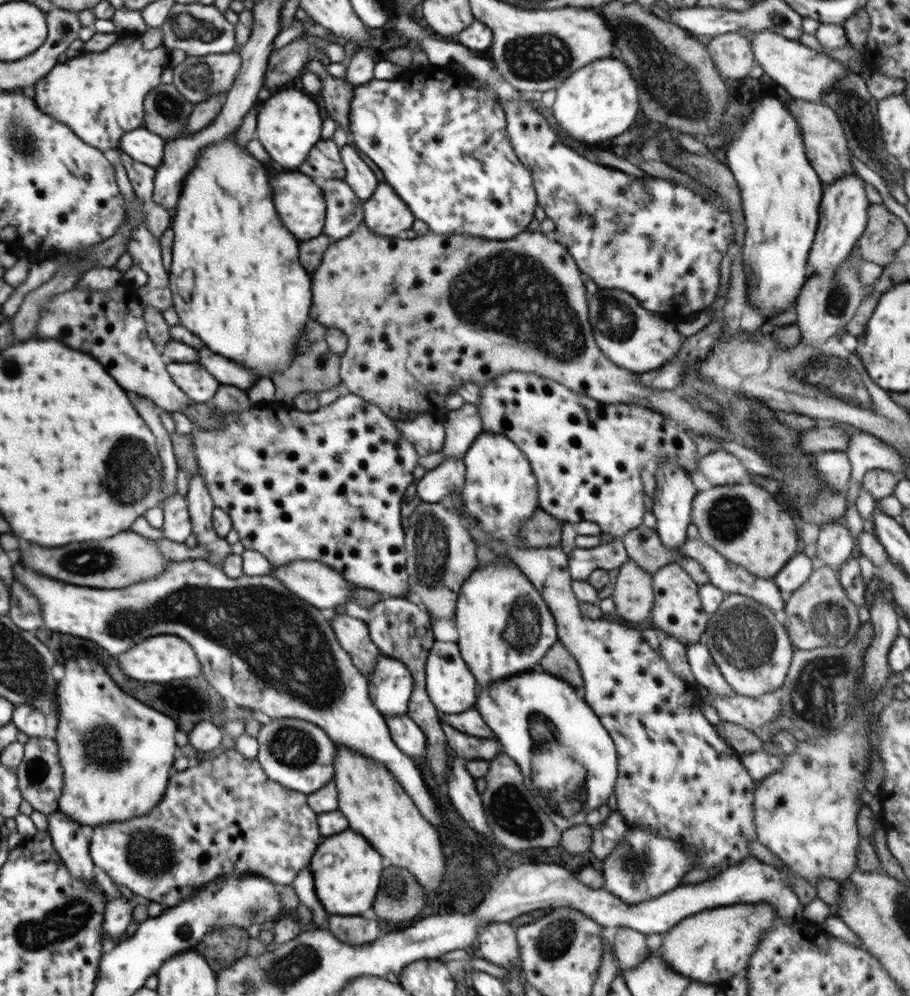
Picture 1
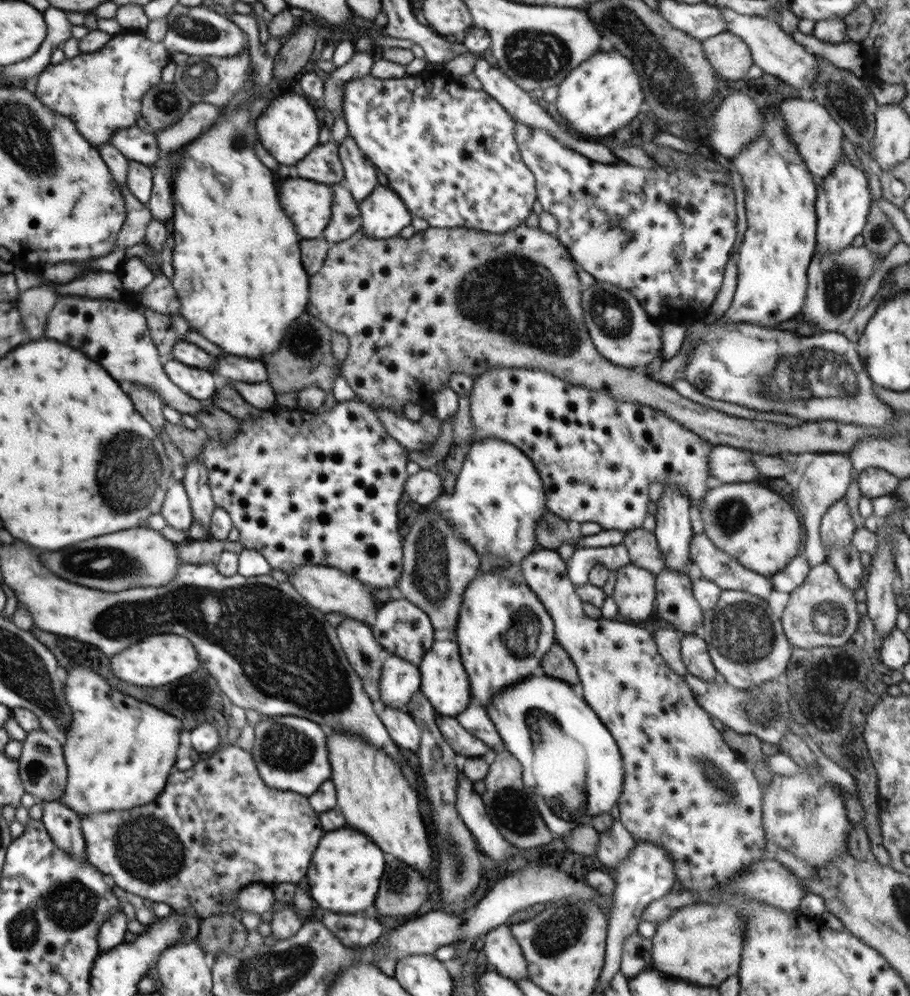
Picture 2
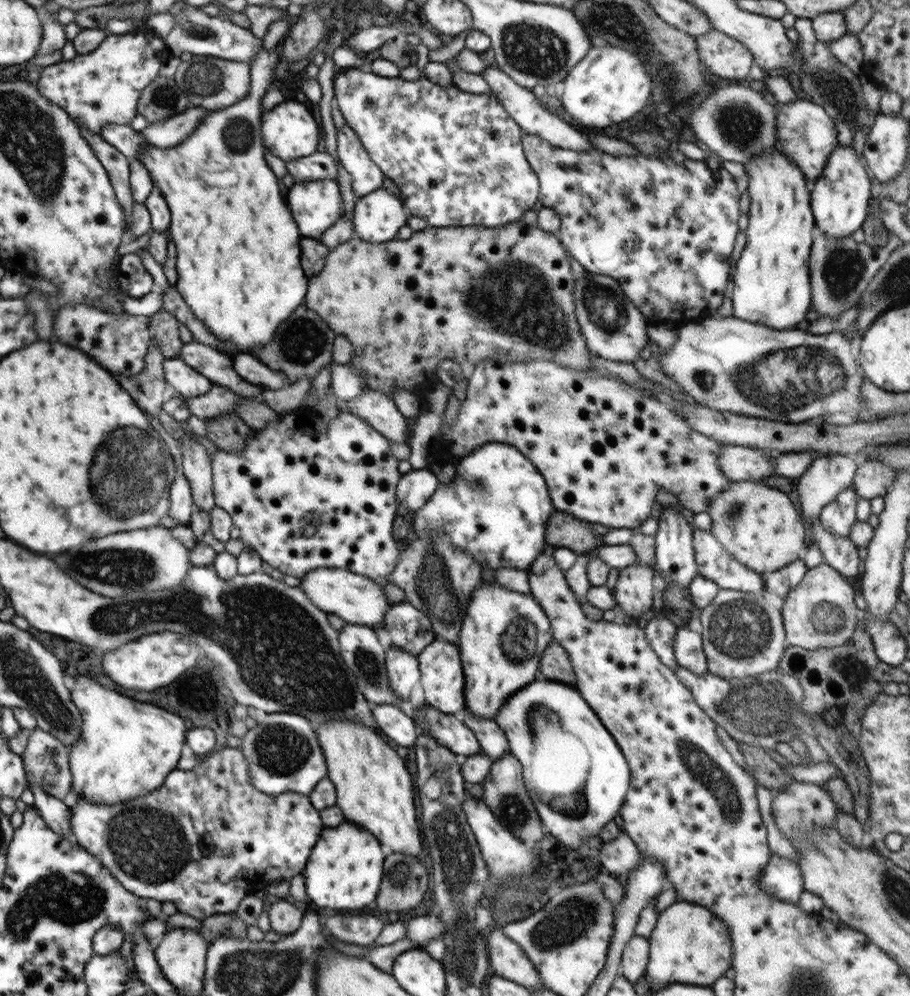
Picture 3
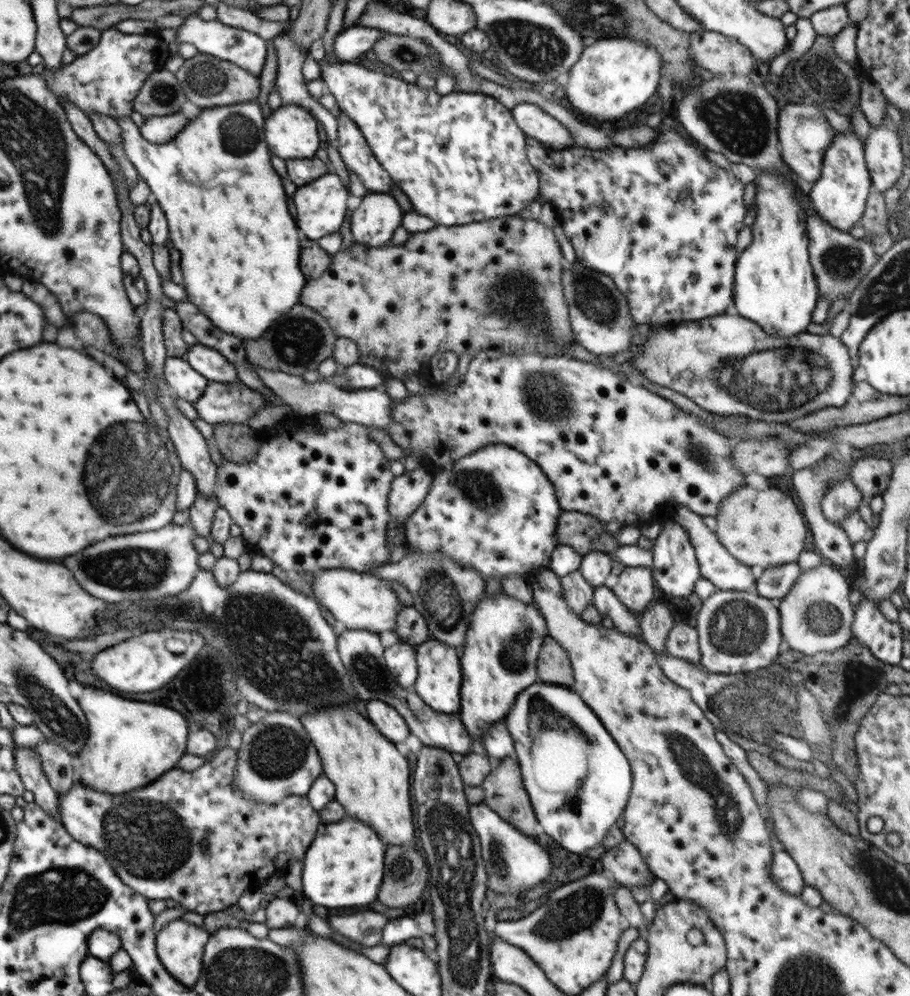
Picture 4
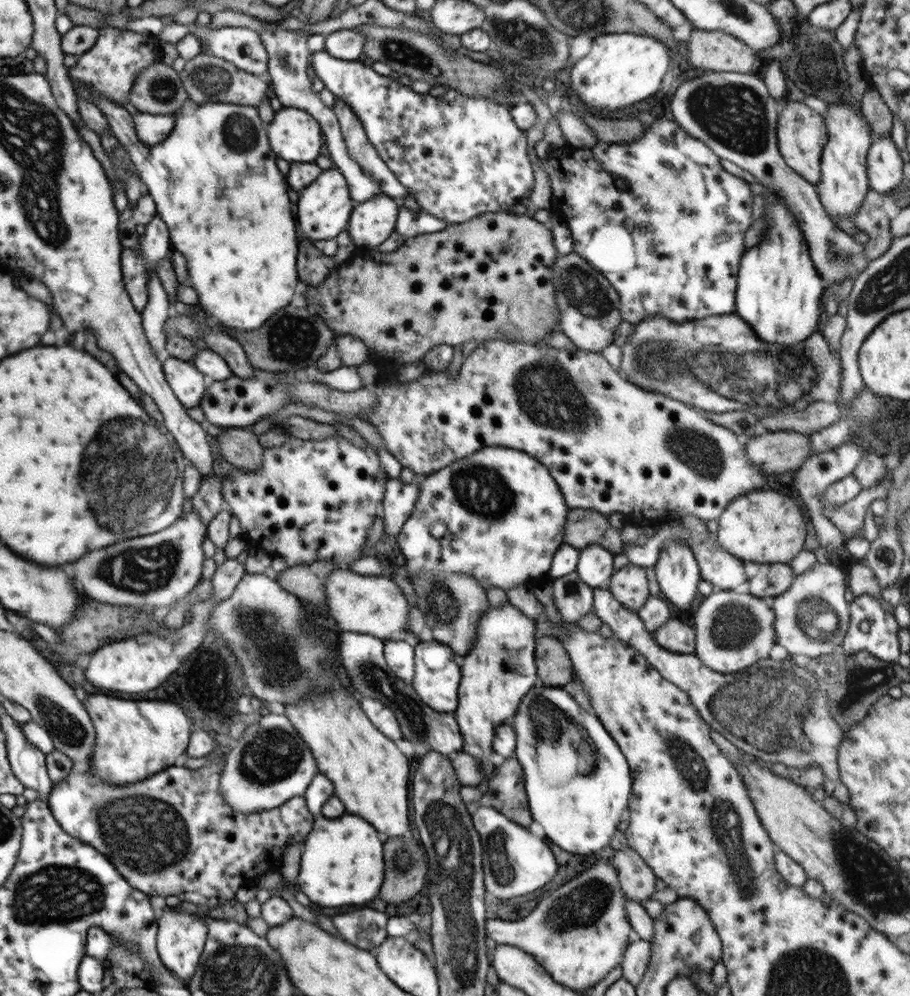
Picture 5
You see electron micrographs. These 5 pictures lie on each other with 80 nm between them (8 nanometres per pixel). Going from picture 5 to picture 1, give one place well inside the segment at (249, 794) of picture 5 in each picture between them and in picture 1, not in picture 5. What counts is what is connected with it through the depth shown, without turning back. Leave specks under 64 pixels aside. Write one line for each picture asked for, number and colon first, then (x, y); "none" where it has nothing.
1: (296, 754)
2: (291, 754)
3: (284, 755)
4: (277, 758)

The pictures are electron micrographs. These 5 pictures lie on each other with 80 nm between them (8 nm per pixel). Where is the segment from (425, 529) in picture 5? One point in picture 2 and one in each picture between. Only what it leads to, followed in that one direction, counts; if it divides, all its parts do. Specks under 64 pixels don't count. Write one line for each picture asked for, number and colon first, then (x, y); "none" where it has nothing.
2: (499, 497)
3: (496, 508)
4: (495, 511)

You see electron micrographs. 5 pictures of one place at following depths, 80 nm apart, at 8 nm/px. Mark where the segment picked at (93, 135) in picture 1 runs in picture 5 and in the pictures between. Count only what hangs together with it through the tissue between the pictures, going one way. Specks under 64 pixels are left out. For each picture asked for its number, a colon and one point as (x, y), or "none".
2: (102, 91)
3: (103, 87)
4: (106, 80)
5: (109, 69)

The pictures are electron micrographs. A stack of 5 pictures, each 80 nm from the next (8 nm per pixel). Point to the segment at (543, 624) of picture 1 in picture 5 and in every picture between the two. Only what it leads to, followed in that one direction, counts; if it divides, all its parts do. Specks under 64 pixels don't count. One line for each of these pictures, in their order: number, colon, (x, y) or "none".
2: (503, 630)
3: (504, 633)
4: (499, 658)
5: (500, 668)

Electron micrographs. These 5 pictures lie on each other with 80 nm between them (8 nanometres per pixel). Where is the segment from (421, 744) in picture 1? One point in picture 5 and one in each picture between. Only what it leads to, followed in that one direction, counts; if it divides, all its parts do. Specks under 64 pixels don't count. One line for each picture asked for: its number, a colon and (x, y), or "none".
2: (406, 734)
3: (394, 722)
4: (386, 718)
5: (380, 715)

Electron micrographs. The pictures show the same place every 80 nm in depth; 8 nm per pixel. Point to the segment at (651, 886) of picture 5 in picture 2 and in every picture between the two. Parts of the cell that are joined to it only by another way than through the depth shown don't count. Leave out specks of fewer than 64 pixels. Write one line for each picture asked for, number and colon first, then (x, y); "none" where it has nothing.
2: (616, 844)
3: (619, 856)
4: (624, 863)

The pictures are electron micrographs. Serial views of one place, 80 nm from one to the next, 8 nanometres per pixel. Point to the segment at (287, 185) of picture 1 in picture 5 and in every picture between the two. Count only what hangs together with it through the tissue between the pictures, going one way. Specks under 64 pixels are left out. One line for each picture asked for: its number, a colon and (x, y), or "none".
2: (308, 203)
3: (315, 205)
4: (320, 206)
5: (324, 207)

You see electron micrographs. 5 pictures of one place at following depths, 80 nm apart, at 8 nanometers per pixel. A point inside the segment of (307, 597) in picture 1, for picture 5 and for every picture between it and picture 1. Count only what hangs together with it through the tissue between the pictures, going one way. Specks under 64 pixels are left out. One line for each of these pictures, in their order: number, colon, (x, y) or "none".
2: (328, 589)
3: (357, 599)
4: (360, 600)
5: (365, 604)

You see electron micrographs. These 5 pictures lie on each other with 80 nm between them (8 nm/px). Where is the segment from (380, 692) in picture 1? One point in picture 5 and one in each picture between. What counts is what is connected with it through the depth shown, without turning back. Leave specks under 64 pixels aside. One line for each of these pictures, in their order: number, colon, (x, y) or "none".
2: (400, 679)
3: (403, 673)
4: (401, 660)
5: (400, 656)

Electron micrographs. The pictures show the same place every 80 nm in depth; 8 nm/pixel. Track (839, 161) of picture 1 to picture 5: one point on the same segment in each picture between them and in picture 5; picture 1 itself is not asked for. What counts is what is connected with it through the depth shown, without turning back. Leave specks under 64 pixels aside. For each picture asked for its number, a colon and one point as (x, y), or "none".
2: (818, 137)
3: (806, 133)
4: (804, 135)
5: (802, 134)

